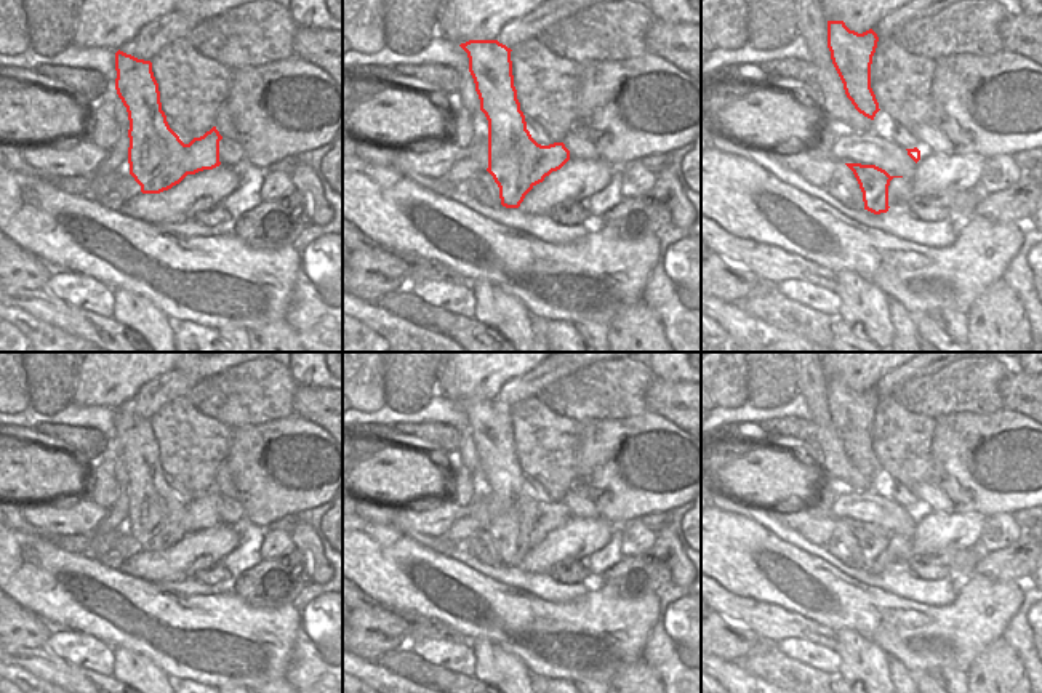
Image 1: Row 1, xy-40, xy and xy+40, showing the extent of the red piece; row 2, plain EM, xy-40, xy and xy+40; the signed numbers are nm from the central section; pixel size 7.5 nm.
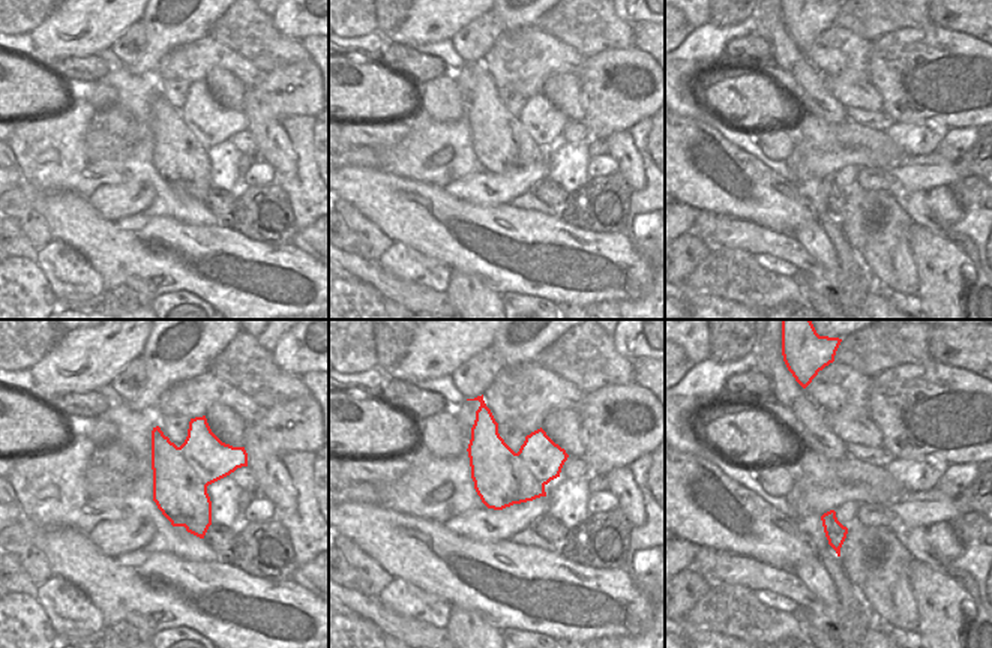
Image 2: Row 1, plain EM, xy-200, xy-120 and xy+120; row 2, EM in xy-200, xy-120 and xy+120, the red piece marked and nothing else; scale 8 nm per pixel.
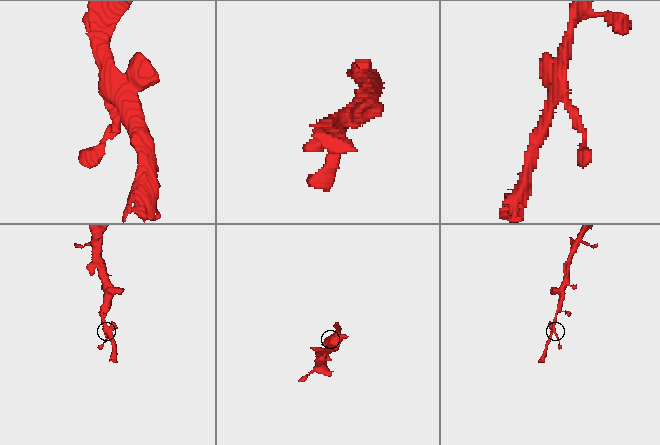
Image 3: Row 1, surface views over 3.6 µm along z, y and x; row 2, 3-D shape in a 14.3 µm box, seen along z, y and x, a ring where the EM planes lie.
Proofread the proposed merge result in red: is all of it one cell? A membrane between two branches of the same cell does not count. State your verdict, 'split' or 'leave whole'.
leave whole

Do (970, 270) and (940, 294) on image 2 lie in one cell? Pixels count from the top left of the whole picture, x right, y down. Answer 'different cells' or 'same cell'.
different cells

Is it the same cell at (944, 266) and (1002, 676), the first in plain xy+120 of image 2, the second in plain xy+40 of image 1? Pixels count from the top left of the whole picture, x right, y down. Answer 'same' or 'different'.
same

